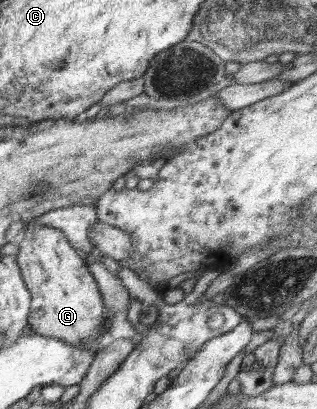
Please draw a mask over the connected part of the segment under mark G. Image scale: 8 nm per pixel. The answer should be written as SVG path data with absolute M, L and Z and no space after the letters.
M36 223L26 227L19 247L18 266L31 294L28 329L70 345L86 345L98 351L106 309L96 279L84 264L83 254L70 245L58 228Z

